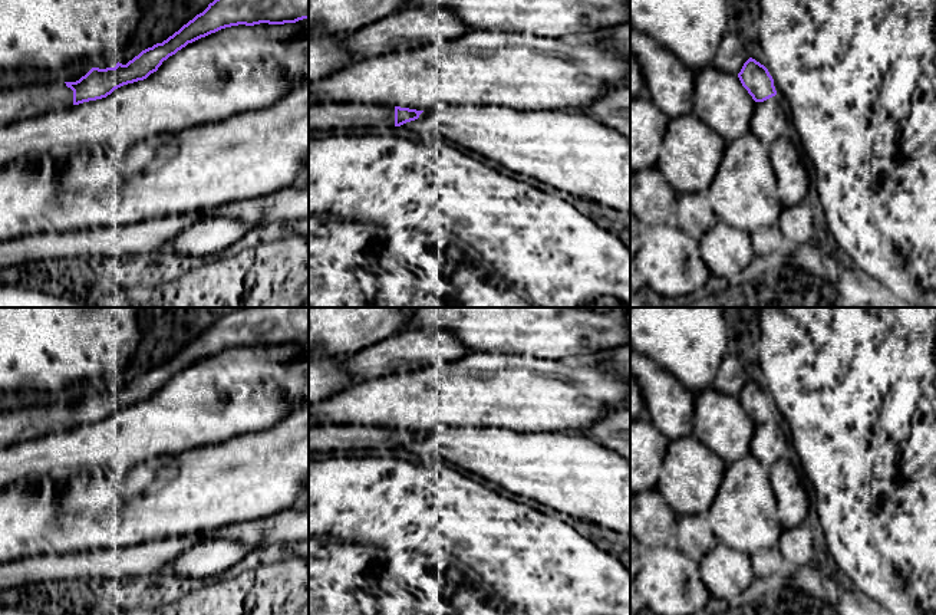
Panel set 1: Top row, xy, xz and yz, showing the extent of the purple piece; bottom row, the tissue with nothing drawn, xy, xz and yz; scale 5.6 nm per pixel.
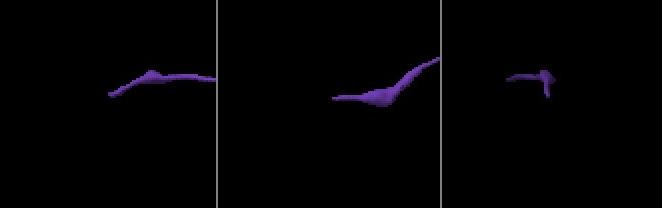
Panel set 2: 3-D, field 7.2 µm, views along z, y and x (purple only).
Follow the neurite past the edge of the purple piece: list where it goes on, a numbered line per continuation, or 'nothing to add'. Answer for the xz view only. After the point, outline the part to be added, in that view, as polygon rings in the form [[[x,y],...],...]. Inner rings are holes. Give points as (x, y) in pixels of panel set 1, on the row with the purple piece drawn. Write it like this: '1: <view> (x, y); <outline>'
1: xz (320, 117); [[[309,105],[309,131],[365,126],[395,126],[395,106]]]

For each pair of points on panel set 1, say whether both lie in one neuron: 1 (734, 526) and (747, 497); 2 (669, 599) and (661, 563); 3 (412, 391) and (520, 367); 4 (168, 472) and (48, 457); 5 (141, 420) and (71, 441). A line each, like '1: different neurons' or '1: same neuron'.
1: same neuron
2: same neuron
3: same neuron
4: different neurons
5: same neuron

